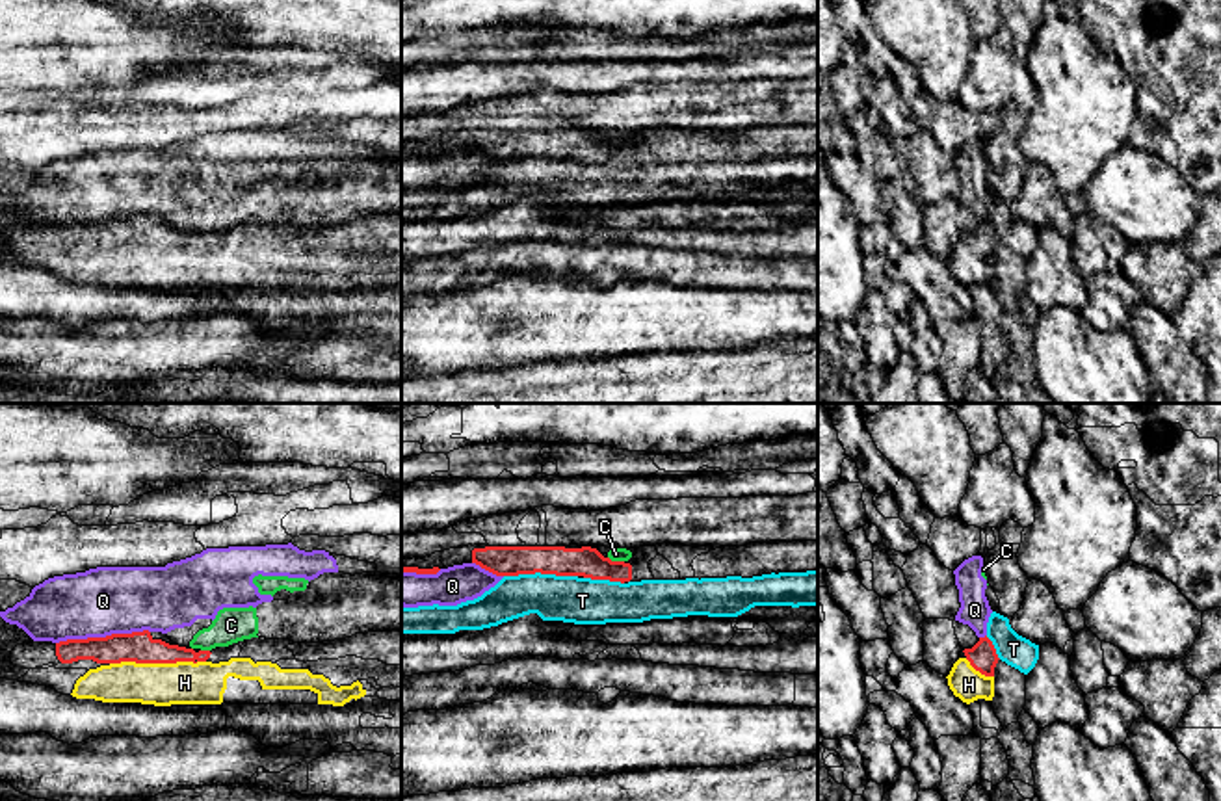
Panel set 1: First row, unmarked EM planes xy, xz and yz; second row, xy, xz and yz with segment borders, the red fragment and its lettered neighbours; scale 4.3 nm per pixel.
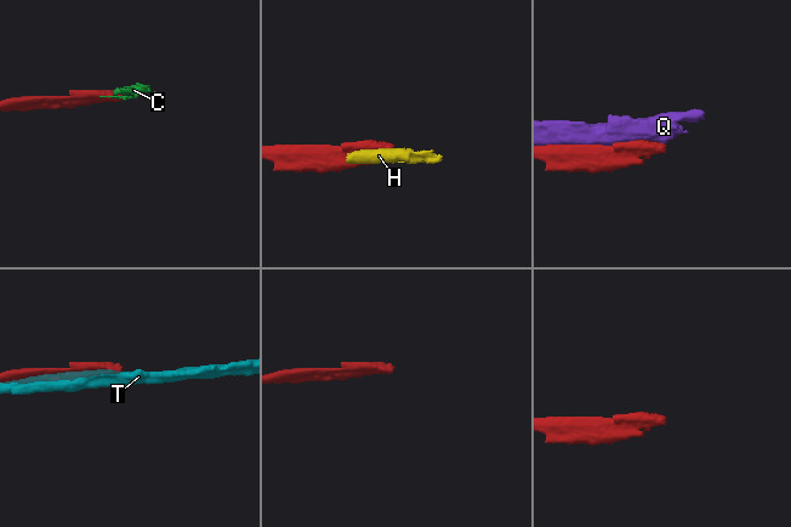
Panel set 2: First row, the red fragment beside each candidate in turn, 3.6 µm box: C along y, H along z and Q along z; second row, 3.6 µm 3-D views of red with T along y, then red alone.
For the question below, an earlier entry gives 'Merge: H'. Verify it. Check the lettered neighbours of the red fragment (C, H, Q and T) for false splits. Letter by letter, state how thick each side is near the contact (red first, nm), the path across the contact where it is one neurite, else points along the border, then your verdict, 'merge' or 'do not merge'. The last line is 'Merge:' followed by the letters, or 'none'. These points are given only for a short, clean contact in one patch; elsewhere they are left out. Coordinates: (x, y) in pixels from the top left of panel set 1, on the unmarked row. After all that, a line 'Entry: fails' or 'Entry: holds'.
C: 130 nm thick on the red side, 60 nm on the other; border along xz (608, 140), (623, 145); do not merge
H: 140 nm thick on the red side, 190 nm on the other; merge
Q: 140 nm thick on the red side, 300 nm on the other; do not merge
T: 130 nm thick on the red side, 200 nm on the other; do not merge
Merge: H
Entry: holds

